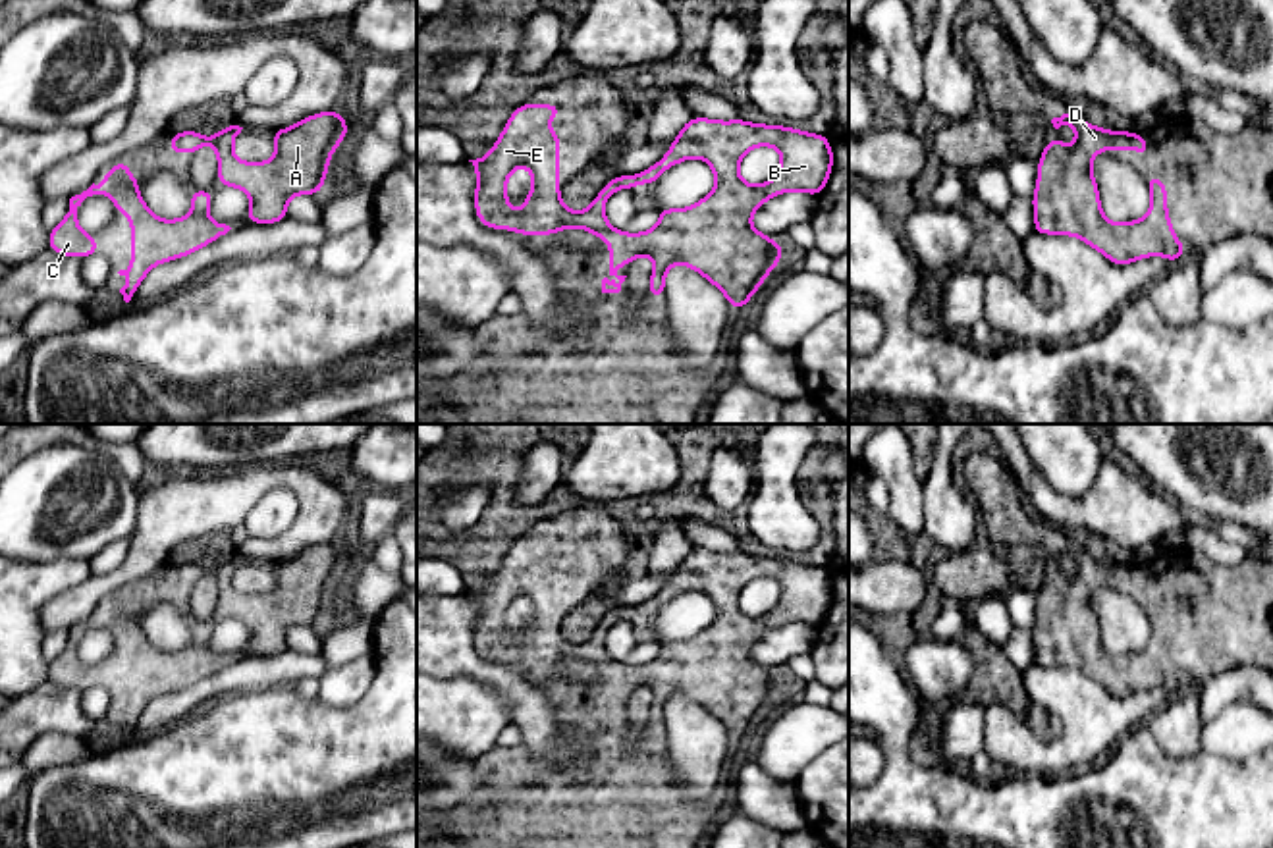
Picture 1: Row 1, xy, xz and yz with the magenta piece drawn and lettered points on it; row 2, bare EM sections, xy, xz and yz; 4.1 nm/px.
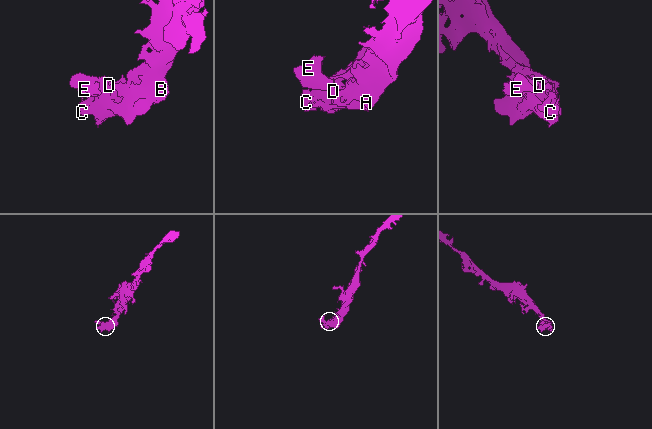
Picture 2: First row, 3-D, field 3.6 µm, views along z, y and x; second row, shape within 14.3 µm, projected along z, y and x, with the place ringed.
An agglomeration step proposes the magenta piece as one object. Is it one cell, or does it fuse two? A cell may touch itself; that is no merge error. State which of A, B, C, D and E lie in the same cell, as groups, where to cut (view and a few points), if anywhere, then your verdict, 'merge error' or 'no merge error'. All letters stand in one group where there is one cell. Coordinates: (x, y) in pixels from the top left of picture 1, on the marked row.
A B C D E | no cut | no merge error

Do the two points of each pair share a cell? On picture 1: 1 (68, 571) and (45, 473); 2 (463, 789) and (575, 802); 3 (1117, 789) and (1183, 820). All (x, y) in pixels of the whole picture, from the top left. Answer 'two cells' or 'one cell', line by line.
1: two cells
2: two cells
3: one cell

